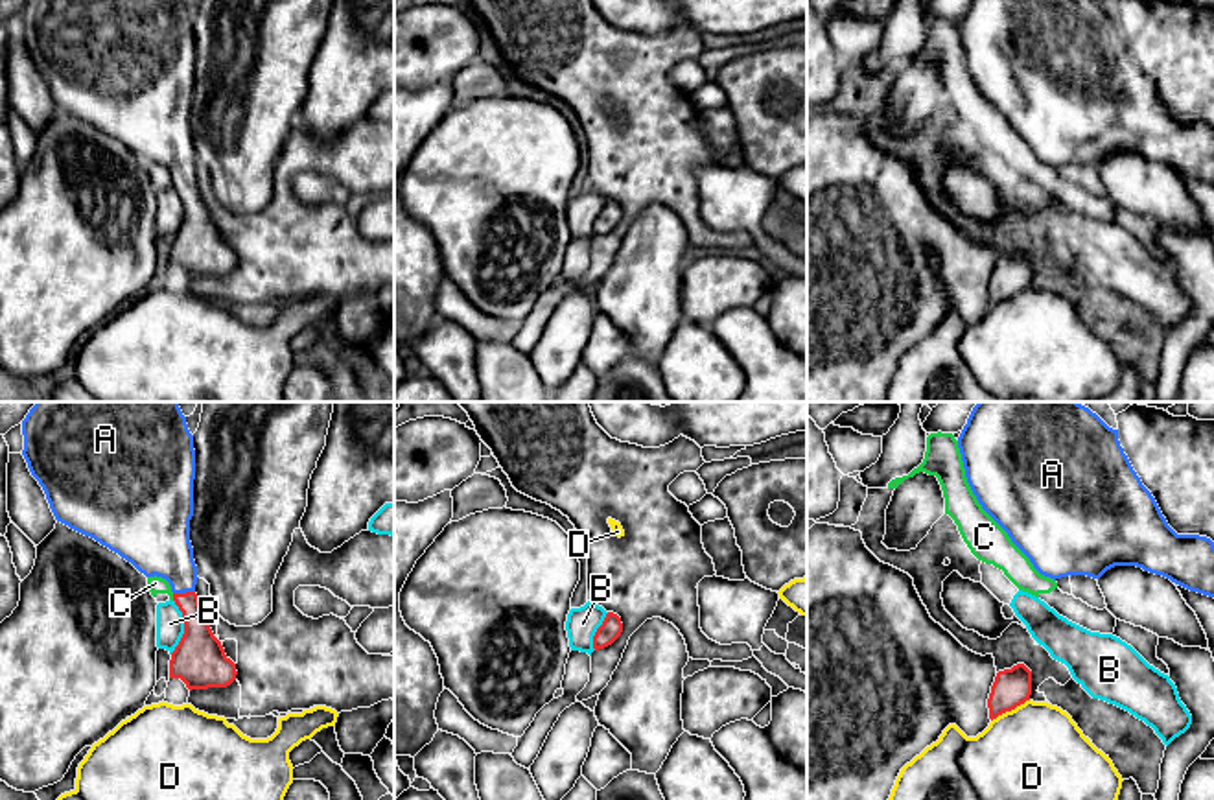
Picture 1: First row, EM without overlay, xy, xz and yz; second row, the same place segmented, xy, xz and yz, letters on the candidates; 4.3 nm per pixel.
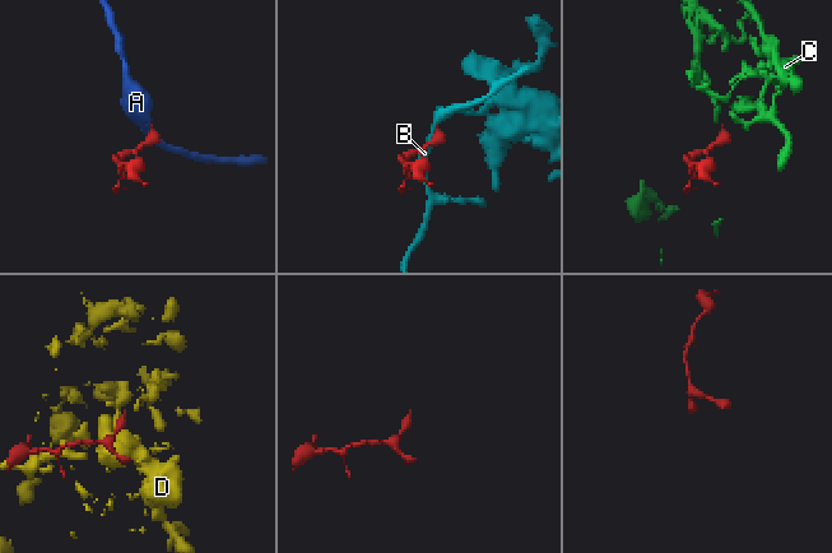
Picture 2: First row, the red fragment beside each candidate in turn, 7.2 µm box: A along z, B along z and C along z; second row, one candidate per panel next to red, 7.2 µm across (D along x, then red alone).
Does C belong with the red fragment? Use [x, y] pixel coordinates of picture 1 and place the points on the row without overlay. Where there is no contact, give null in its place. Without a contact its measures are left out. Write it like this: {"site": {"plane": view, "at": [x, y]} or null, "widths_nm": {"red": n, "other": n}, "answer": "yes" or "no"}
{"site": {"plane": "xy", "at": [174, 185]}, "widths_nm": {"red": 180, "other": 80}, "answer": "no"}

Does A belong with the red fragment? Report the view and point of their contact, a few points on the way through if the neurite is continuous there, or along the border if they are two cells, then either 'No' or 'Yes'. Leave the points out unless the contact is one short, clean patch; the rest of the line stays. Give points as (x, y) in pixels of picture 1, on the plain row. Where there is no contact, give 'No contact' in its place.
Touches red at xy (183, 181). Path across: xy (198, 236), (196, 209), (183, 181), (183, 163), (159, 131). Yes

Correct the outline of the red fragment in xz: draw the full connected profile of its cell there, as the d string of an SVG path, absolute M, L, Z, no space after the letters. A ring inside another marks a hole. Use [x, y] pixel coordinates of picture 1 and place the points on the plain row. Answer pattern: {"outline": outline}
{"outline": "M608 199L602 212L597 216L593 223L593 236L604 236L612 232L623 219L621 205L613 199Z"}

